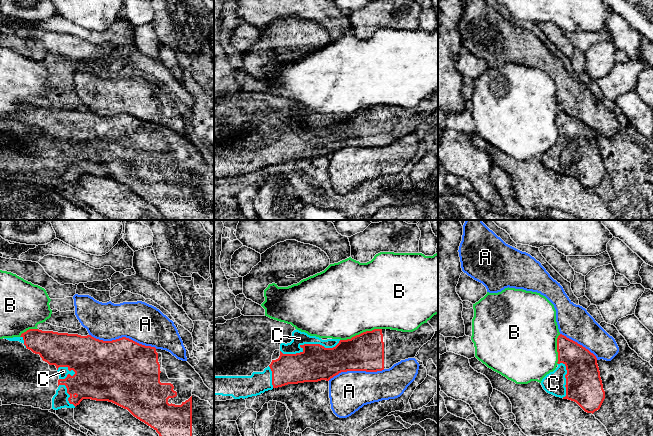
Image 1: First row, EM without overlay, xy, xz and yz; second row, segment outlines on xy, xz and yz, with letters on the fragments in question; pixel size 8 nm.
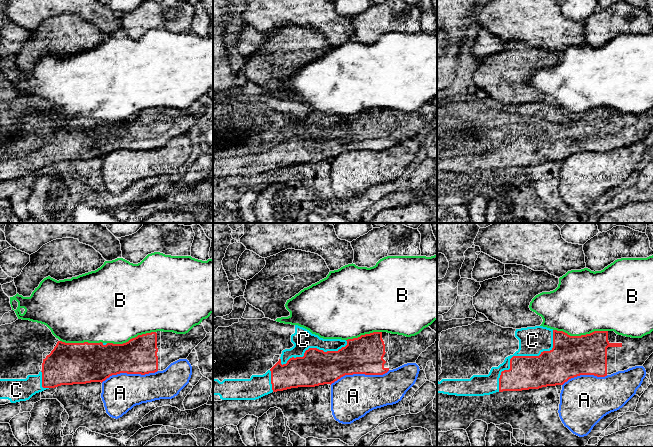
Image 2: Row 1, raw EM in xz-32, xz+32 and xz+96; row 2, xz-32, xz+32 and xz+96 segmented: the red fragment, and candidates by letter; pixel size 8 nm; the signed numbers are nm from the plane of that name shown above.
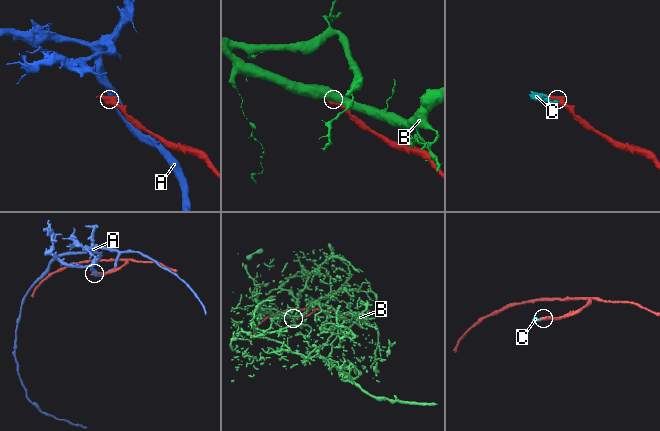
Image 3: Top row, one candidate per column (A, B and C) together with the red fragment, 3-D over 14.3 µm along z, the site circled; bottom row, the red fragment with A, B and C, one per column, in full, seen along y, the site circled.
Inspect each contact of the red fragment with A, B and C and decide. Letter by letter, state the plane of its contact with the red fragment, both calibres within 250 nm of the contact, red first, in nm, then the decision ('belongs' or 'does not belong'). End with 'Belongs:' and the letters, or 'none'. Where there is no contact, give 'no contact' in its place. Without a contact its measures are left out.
A: contact in xy; calibres 480 and 320 nm; does not belong
B: contact in xz; calibres 300 and 500 nm; does not belong
C: contact in xz; calibres 280 and 110 nm; belongs
Belongs: C

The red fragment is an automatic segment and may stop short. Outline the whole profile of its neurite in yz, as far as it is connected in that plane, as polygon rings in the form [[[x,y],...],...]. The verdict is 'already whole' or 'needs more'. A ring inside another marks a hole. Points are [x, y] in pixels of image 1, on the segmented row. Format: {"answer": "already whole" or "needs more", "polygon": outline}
{"answer": "needs more", "polygon": [[[560,334],[557,338],[558,367],[541,381],[543,389],[556,397],[576,402],[585,412],[599,410],[604,399],[600,371],[596,356],[577,342]]]}

